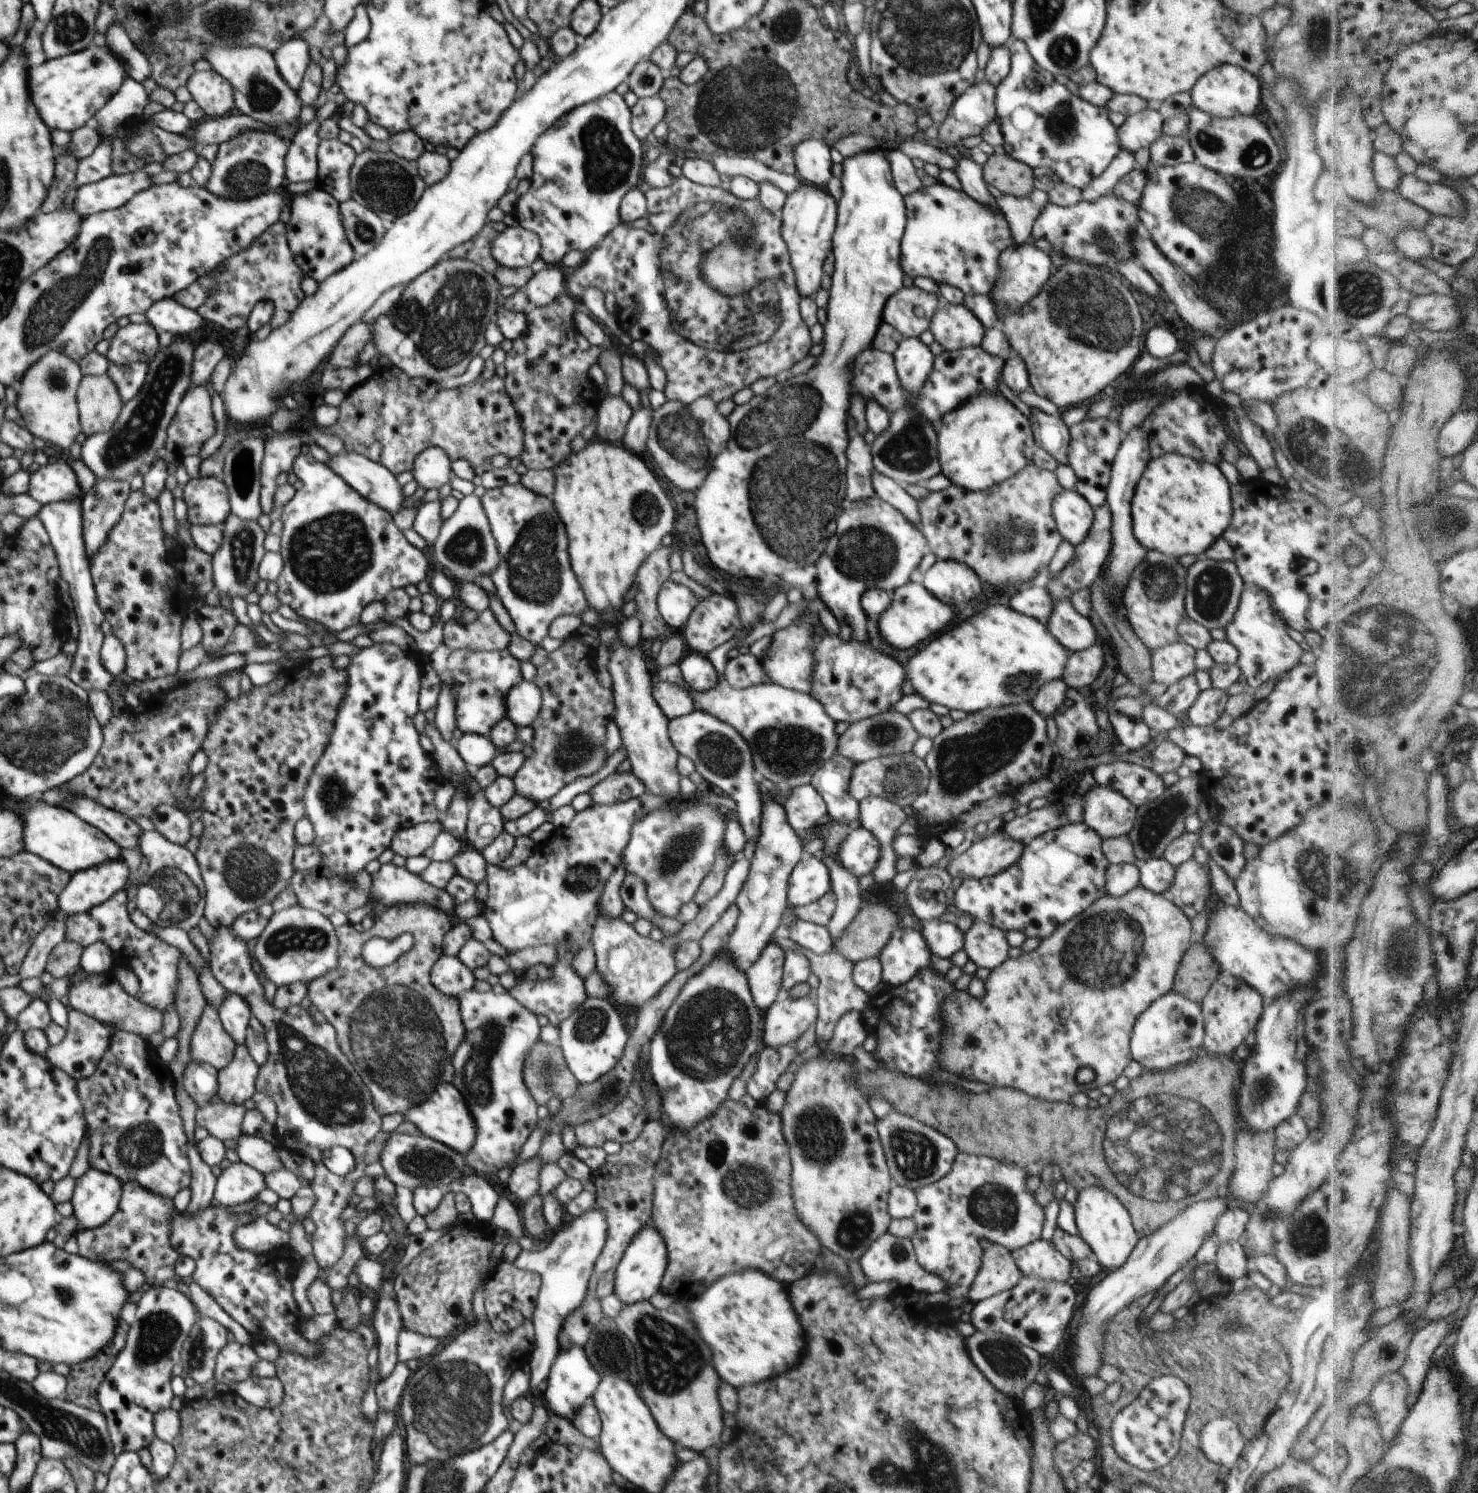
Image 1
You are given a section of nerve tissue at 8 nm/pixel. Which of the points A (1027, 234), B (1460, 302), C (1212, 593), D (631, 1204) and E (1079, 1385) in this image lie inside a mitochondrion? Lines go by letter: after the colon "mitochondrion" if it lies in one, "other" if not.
A: other
B: other
C: mitochondrion
D: other
E: other

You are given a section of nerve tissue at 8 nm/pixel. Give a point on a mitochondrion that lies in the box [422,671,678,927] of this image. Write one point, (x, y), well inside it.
(576, 749)

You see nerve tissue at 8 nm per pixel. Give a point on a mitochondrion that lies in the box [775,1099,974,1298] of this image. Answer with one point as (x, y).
(817, 1133)

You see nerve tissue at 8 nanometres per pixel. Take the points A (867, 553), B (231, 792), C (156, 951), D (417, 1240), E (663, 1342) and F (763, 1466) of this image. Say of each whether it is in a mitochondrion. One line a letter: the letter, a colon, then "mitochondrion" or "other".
A: mitochondrion
B: other
C: other
D: other
E: mitochondrion
F: other

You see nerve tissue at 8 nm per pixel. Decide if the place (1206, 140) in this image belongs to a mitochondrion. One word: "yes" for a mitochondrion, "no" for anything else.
yes

